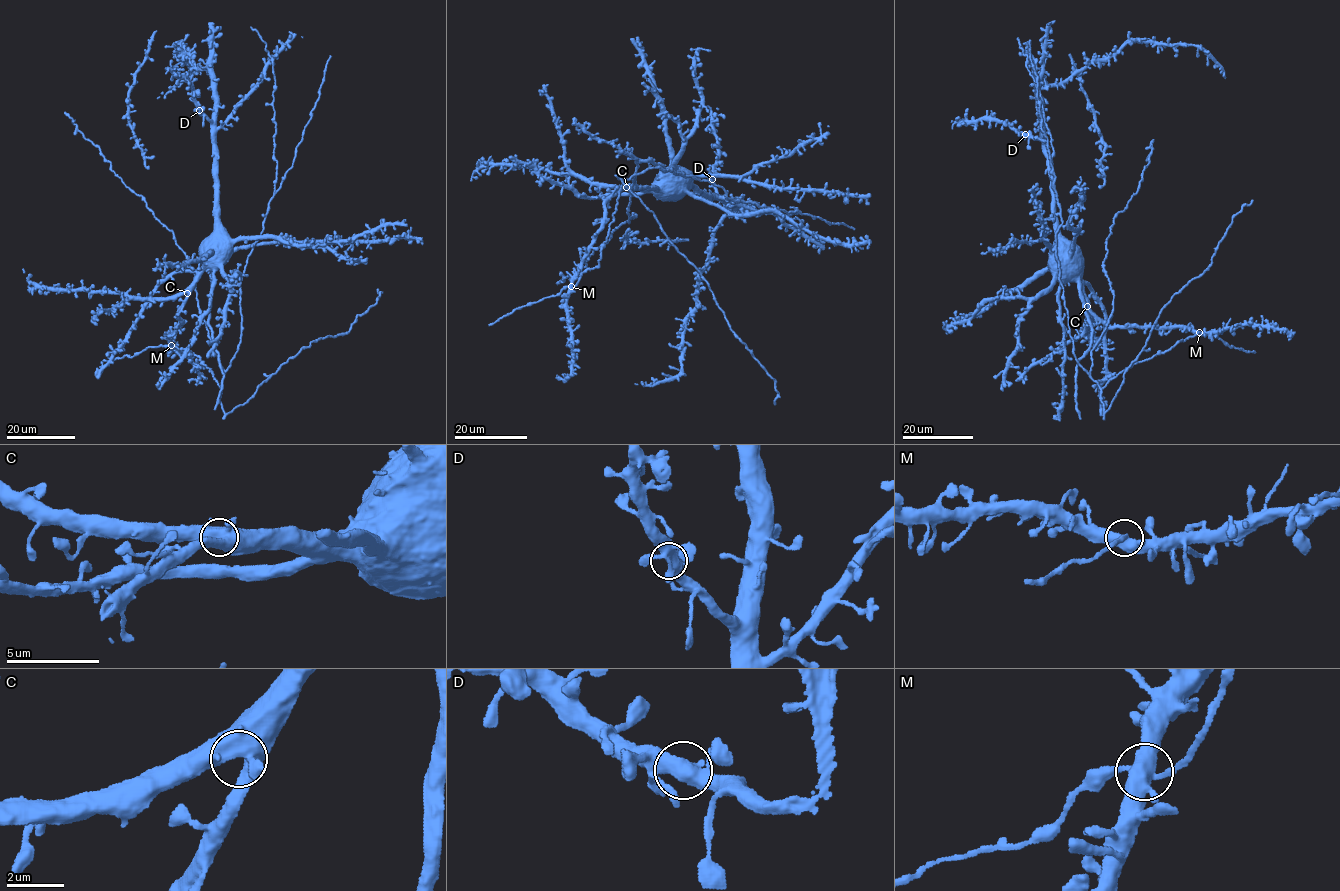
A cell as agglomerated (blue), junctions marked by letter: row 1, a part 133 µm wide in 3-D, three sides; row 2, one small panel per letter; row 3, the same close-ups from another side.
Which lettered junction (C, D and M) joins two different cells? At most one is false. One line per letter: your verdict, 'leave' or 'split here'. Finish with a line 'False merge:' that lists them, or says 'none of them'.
C: leave
D: leave
M: leave
False merge: none of them

